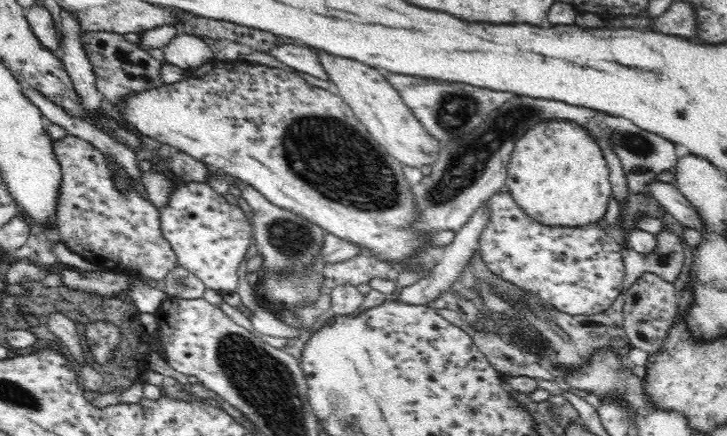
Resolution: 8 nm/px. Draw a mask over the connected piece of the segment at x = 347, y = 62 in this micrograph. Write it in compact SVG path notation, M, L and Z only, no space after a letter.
M318 52L319 61L327 72L327 87L341 96L351 111L362 122L371 137L404 167L419 169L425 164L436 162L443 143L426 132L411 110L399 99L398 91L376 70L358 60Z

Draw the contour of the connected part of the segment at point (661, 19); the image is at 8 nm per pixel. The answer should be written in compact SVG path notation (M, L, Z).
M674 2L660 16L651 17L651 21L646 30L697 40L694 10L686 2Z

